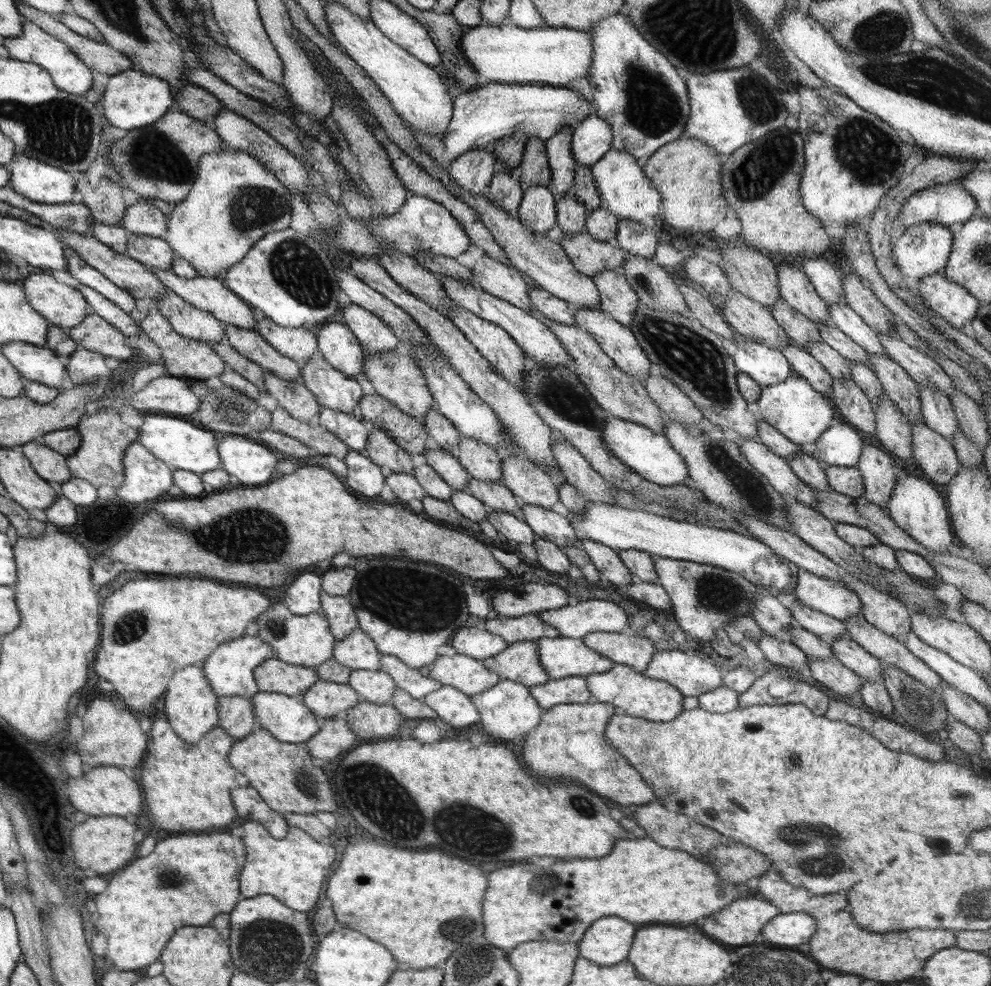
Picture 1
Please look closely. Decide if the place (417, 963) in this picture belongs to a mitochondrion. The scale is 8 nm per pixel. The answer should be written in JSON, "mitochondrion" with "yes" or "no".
{"mitochondrion":"no"}

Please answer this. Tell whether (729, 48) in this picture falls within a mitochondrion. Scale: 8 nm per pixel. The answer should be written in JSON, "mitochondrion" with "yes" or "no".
{"mitochondrion":"yes"}

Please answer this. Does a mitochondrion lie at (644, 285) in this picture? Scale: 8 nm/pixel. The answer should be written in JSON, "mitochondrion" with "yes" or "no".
{"mitochondrion":"yes"}

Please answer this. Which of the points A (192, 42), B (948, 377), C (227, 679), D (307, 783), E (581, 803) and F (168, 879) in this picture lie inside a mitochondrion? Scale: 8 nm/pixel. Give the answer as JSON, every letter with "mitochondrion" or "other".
{"A":"other","B":"other","C":"other","D":"mitochondrion","E":"mitochondrion","F":"mitochondrion"}

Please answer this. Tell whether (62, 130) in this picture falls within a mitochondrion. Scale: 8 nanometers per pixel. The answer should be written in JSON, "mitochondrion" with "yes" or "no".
{"mitochondrion":"yes"}

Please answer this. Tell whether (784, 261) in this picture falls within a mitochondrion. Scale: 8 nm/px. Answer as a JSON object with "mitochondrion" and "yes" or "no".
{"mitochondrion":"no"}

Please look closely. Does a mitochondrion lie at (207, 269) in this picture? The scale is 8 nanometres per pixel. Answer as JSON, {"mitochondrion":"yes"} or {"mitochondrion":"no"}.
{"mitochondrion":"no"}

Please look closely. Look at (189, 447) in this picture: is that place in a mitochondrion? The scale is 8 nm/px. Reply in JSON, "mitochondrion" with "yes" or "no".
{"mitochondrion":"no"}

